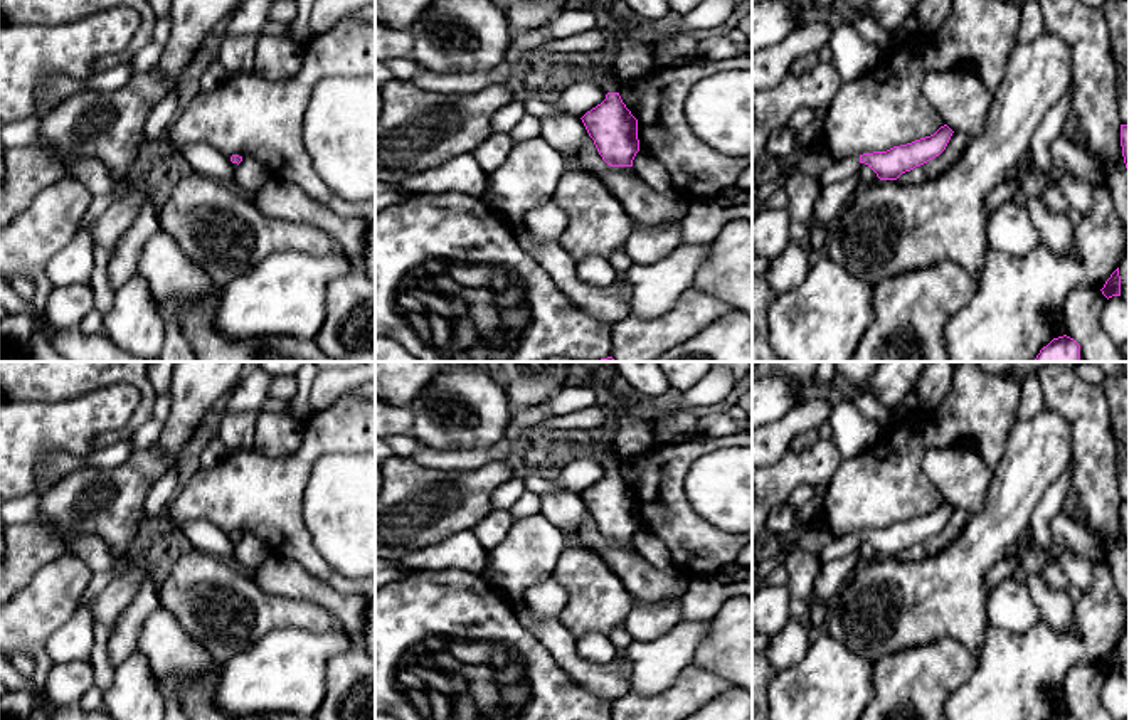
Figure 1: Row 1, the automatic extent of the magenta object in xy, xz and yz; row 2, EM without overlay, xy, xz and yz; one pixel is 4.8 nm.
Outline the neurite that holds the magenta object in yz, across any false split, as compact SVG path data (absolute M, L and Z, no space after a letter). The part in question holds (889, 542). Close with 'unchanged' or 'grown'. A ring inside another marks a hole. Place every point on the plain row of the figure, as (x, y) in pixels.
M944 501L930 513L893 523L887 528L873 528L860 533L855 532L843 537L835 537L835 540L816 555L821 564L826 564L855 552L860 542L865 540L877 550L880 557L897 557L902 550L939 533L946 527L952 510L954 508Z | grown

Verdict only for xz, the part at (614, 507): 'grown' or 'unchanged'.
grown

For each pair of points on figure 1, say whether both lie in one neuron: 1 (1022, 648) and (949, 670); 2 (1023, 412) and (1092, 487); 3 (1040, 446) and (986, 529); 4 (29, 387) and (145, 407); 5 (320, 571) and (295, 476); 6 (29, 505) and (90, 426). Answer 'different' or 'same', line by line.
1: different
2: different
3: same
4: same
5: same
6: different

